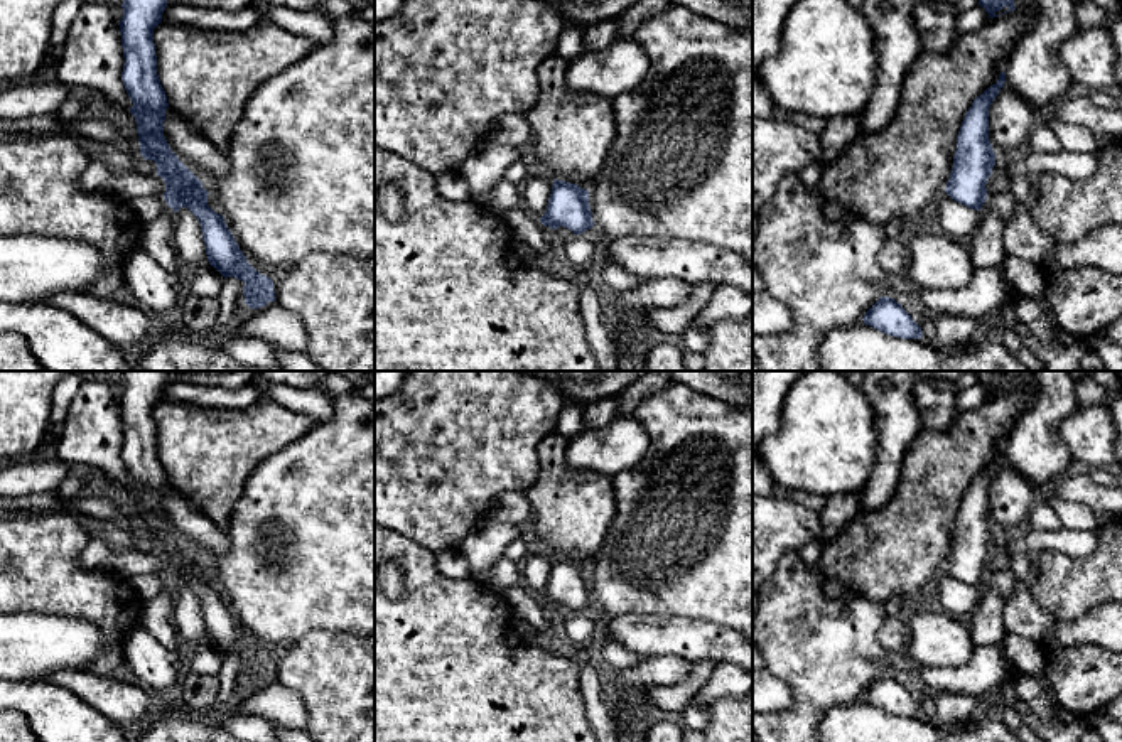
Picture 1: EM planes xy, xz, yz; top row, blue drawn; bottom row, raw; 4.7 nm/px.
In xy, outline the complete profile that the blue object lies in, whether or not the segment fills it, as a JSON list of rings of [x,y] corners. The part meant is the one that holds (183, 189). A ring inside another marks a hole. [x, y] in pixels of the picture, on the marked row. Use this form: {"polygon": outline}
{"polygon": [[[123,0],[120,20],[123,71],[121,81],[133,103],[130,113],[137,121],[140,153],[154,160],[157,175],[165,182],[164,199],[177,212],[187,207],[199,221],[206,255],[224,278],[235,277],[245,283],[245,304],[250,309],[275,302],[273,282],[256,272],[248,261],[224,218],[208,206],[202,182],[177,159],[164,137],[165,91],[157,74],[154,29],[162,22],[167,0]]]}

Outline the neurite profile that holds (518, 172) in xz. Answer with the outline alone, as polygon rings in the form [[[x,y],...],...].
[[[530,159],[518,160],[506,167],[503,179],[513,182],[515,186],[523,186],[523,182],[533,174]]]

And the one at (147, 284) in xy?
[[[143,251],[128,255],[123,280],[127,297],[159,320],[177,315],[184,283],[150,255]]]

